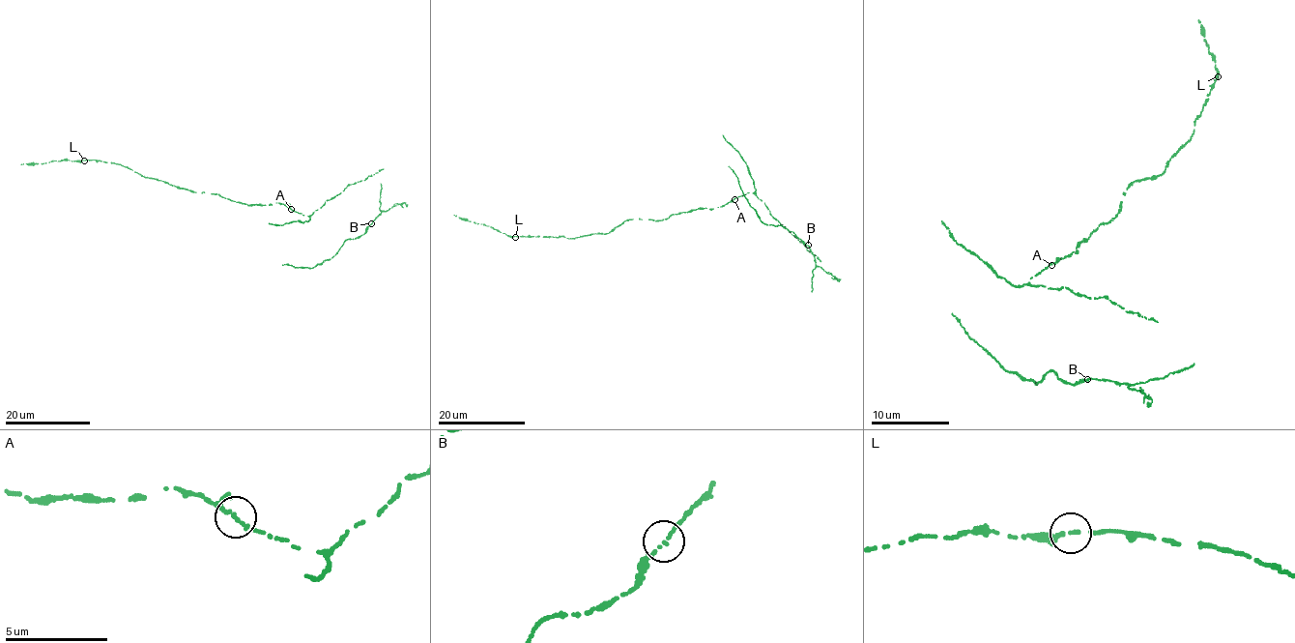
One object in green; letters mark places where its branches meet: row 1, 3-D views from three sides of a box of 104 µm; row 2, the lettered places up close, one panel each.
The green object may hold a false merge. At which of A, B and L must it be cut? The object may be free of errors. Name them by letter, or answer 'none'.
none

